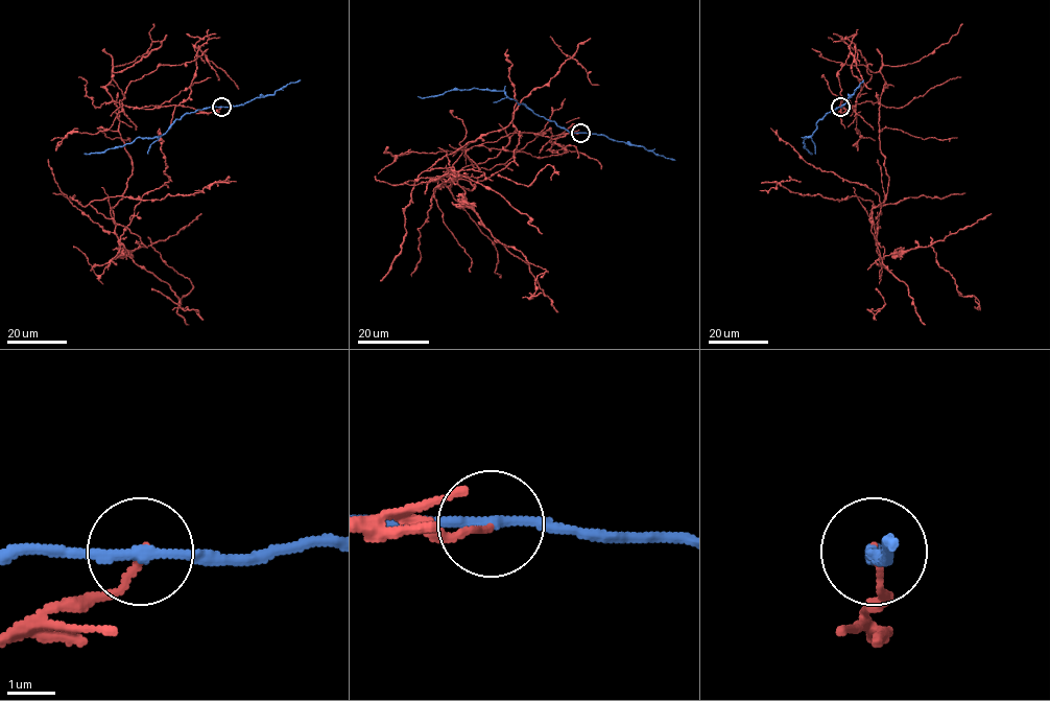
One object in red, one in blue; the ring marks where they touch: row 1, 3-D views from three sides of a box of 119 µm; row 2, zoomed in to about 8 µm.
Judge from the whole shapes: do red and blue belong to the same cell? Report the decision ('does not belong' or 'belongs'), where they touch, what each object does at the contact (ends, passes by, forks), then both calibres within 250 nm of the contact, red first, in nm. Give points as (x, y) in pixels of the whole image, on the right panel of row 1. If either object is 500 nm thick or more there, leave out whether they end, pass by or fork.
does not belong; at (840, 107); red ends there; blue passes by; 130 nm thick on the red side, 240 nm on the other

